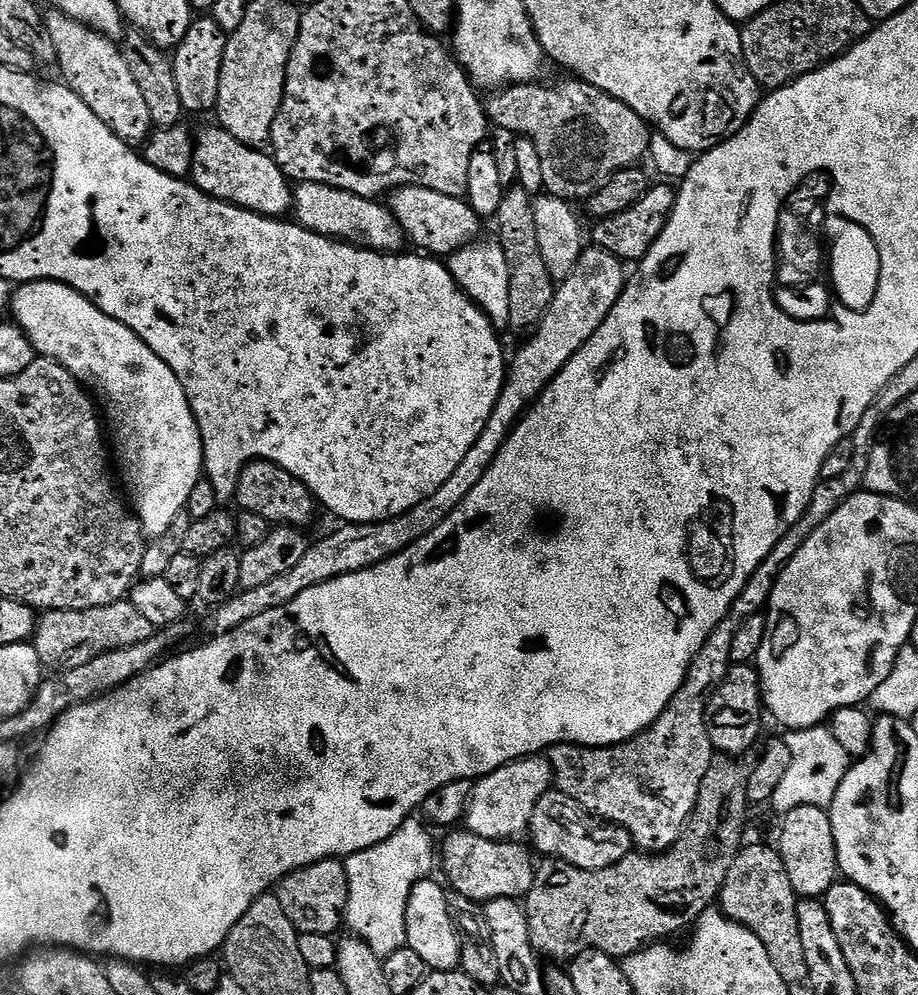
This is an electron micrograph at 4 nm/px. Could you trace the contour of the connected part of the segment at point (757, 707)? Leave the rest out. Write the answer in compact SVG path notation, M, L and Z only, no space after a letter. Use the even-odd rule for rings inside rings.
M733 664L722 686L718 686L718 690L714 690L714 694L708 699L706 730L710 734L713 749L717 753L737 758L743 757L743 752L750 751L752 747L755 749L761 739L760 712L762 716L760 673L752 664Z

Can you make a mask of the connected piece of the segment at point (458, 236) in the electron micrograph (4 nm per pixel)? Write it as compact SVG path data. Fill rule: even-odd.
M419 186L397 188L390 196L390 209L402 226L405 237L417 244L417 249L436 258L453 256L459 248L465 248L481 235L482 217L472 209L467 199L438 194L438 190L426 190Z

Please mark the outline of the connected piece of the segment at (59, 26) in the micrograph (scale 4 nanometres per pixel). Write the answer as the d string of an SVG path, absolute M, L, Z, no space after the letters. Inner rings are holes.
M52 10L44 16L44 28L50 34L50 42L56 51L54 64L60 67L63 83L67 84L102 122L122 142L133 146L143 145L154 129L150 118L150 106L142 99L142 93L134 83L134 77L126 67L117 43L89 28L88 25Z

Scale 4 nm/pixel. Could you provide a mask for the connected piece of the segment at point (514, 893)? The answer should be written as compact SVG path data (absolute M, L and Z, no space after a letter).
M452 830L438 848L438 860L444 864L444 876L447 887L451 891L462 894L473 905L483 906L494 898L510 898L520 900L527 897L534 886L537 865L532 864L533 853L512 840L487 840L474 833Z

